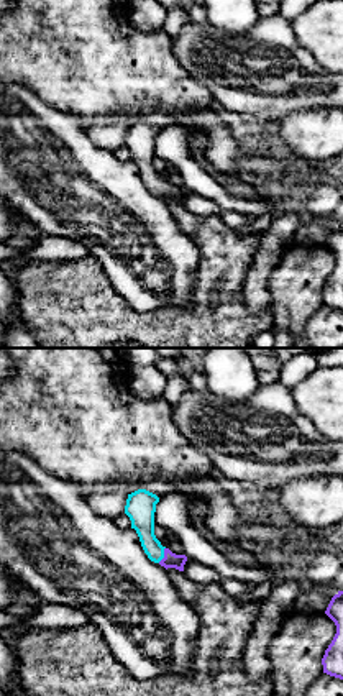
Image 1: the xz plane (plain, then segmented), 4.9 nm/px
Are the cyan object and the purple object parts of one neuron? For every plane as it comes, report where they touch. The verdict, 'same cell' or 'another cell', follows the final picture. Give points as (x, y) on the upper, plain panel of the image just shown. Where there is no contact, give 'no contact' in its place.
(163, 187)

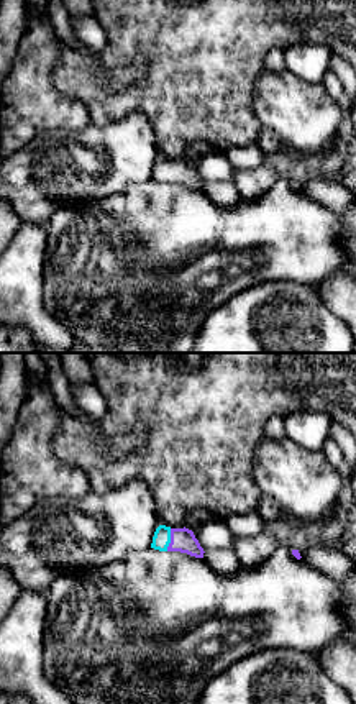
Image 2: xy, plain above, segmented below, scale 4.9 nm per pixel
(169, 173)

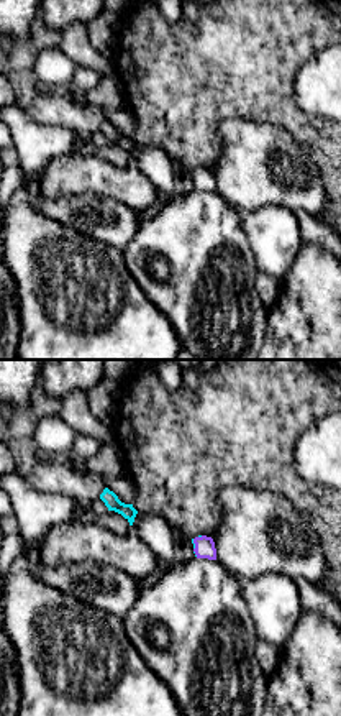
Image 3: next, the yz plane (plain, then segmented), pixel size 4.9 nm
(194, 179)

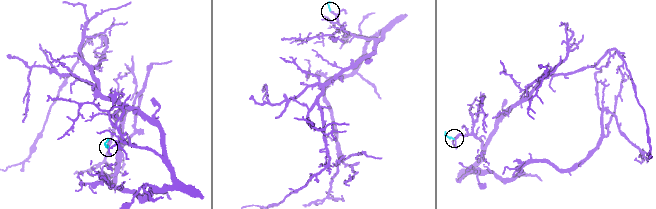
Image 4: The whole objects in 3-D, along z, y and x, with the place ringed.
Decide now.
same cell

